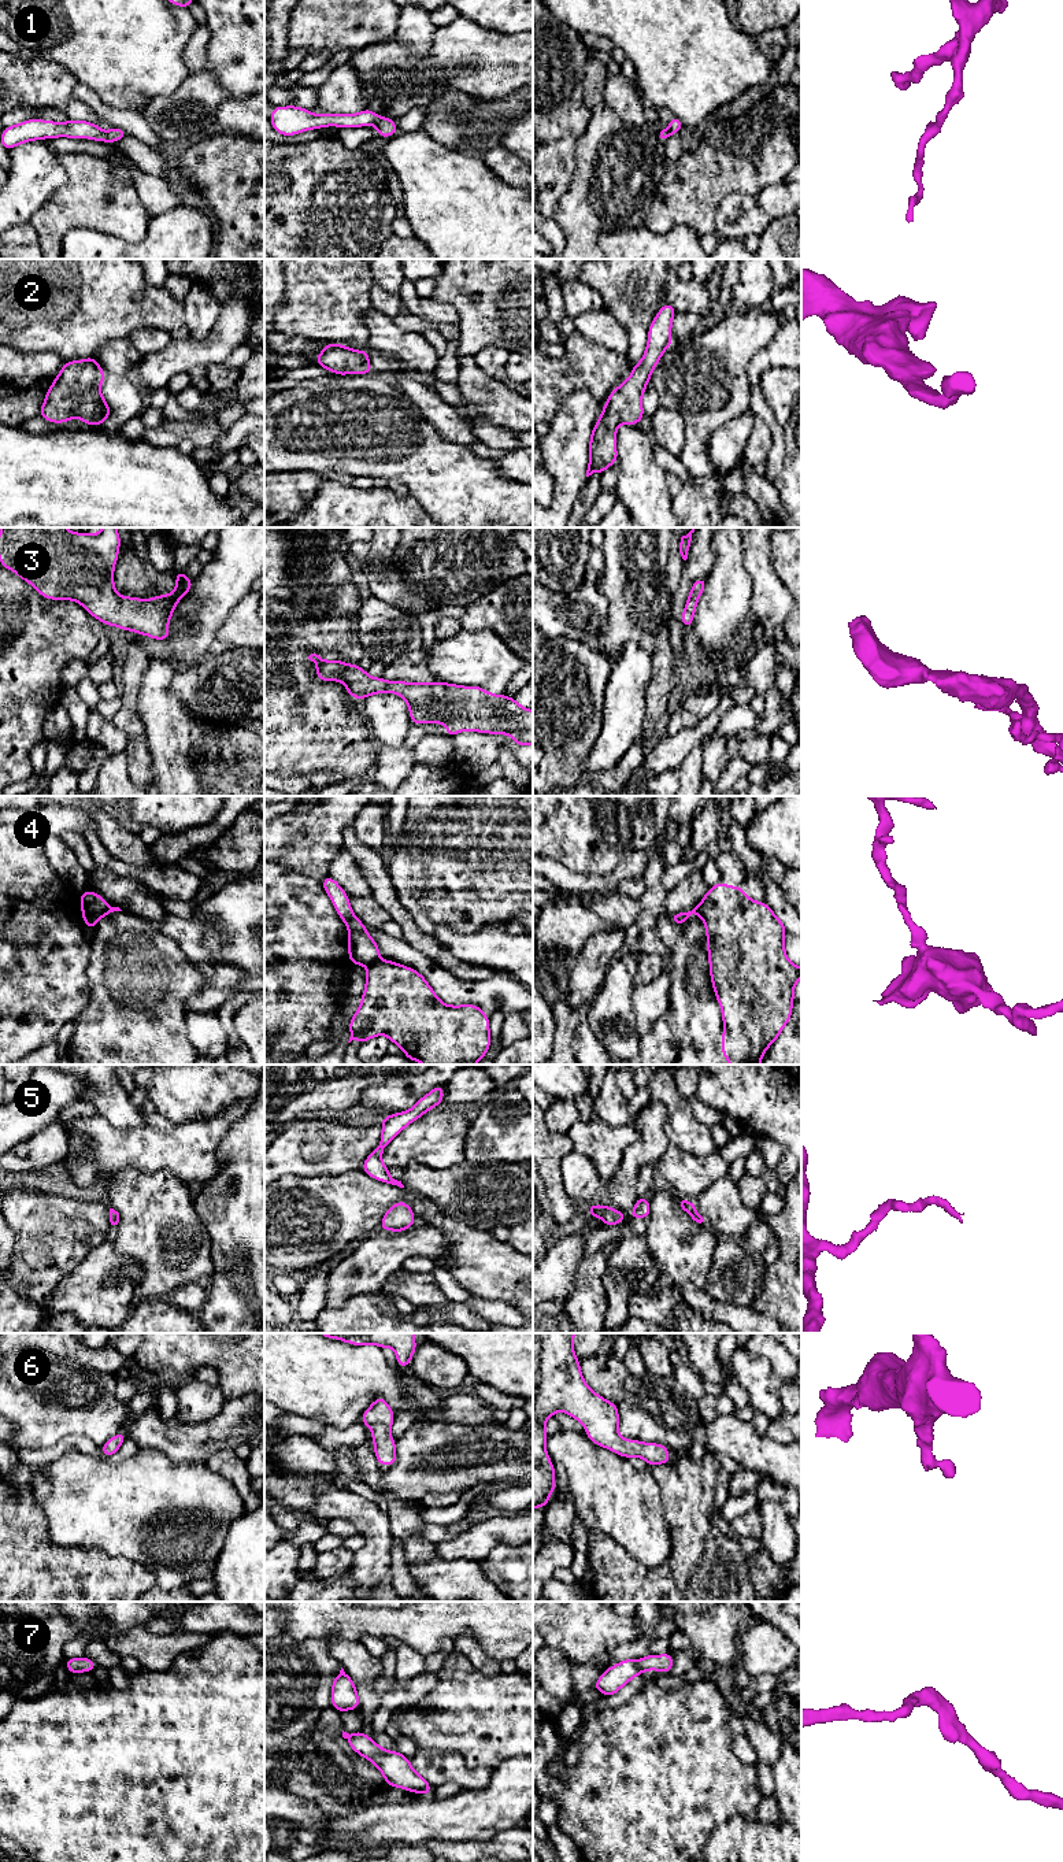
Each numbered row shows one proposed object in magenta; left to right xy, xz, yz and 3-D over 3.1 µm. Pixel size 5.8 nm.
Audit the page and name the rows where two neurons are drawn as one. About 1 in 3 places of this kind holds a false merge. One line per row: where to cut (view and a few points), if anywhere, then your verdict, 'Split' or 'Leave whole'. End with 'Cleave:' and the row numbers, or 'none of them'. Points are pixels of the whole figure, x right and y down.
1: No split. Leave whole
2: No split. Leave whole
3: No split. Leave whole
4: Split along xz (380, 958), (369, 966). Split
5: No split. Leave whole
6: No split. Leave whole
7: No split. Leave whole
Cleave: 4

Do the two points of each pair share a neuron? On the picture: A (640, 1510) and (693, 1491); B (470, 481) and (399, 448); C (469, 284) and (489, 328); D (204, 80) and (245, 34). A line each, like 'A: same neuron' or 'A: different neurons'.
A: different neurons
B: same neuron
C: same neuron
D: different neurons

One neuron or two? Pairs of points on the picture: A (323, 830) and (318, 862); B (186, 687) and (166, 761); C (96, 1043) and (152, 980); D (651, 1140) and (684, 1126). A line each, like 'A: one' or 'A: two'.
A: one
B: two
C: one
D: two

